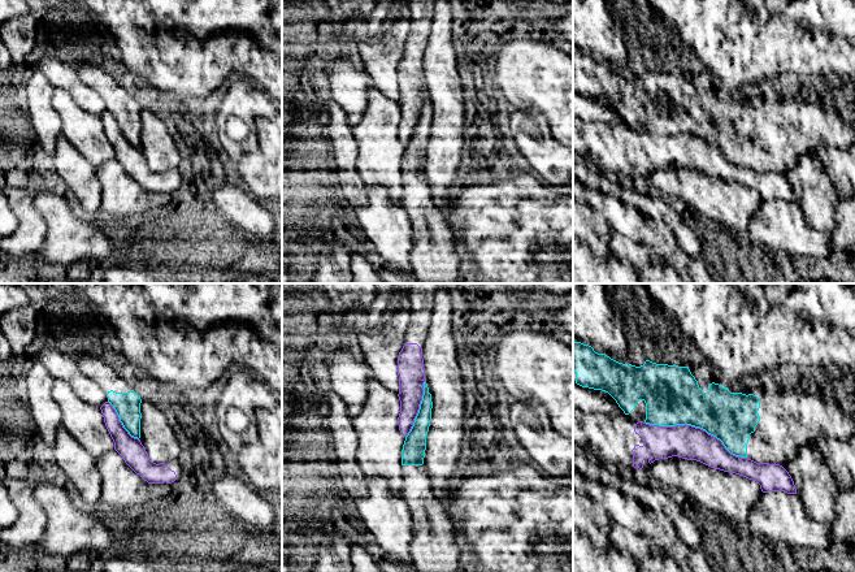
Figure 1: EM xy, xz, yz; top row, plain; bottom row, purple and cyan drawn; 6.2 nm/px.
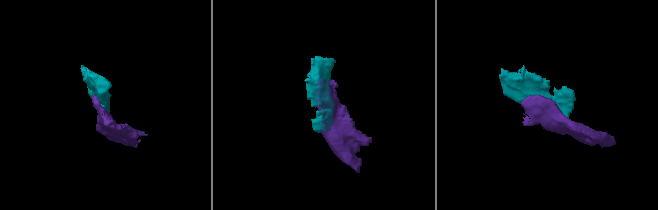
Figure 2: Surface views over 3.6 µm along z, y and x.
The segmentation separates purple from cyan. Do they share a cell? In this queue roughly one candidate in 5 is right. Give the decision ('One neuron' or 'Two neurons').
Two neurons

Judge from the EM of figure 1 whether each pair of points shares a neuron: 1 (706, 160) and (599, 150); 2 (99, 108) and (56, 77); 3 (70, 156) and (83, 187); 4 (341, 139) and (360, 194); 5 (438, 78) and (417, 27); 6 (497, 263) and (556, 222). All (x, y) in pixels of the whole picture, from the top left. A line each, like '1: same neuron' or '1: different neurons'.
1: same neuron
2: same neuron
3: same neuron
4: same neuron
5: different neurons
6: same neuron

